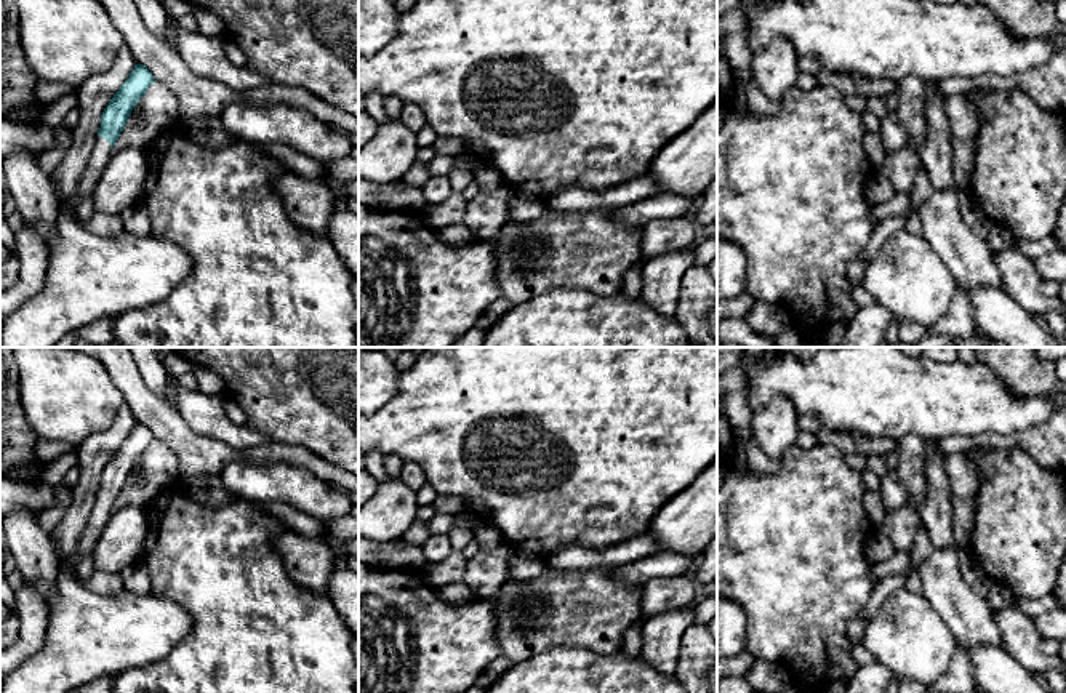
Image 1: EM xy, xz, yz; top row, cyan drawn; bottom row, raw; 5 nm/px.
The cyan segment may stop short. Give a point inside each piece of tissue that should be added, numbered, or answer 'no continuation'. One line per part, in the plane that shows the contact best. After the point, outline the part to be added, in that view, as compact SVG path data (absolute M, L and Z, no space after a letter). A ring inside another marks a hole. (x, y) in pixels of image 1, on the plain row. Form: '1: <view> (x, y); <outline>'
1: xy (88, 636); M98 495L74 555L61 560L59 576L48 605L46 639L42 648L26 658L0 680L0 693L70 693L99 677L117 677L126 669L144 667L165 659L192 629L192 616L179 603L154 592L136 595L101 595L77 579L77 565L104 533L114 506Z

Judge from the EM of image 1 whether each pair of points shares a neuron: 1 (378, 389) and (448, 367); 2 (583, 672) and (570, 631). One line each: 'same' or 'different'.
1: different
2: different

